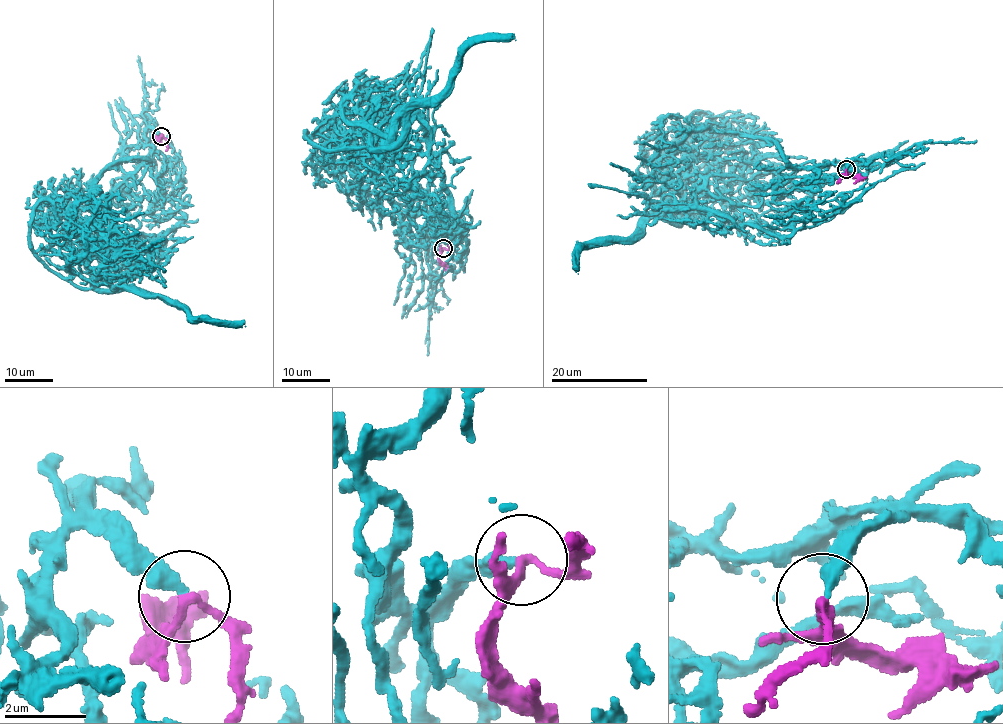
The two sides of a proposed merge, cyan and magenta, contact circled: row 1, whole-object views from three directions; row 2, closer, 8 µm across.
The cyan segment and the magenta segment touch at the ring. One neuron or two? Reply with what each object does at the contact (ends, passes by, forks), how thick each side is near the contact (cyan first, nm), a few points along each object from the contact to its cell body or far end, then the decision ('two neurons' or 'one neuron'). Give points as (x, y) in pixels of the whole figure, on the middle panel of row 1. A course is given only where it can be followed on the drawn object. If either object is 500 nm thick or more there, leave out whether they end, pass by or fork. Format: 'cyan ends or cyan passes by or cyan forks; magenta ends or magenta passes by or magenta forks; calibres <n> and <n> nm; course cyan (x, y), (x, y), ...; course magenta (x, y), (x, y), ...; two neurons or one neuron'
cyan ends; magenta passes by; calibres 300 and 200 nm; course cyan (443, 248), (430, 224), (438, 241), (465, 227), (426, 125), (400, 112), (471, 45), (516, 39); course magenta (443, 248), (440, 263), (444, 270); one neuron

